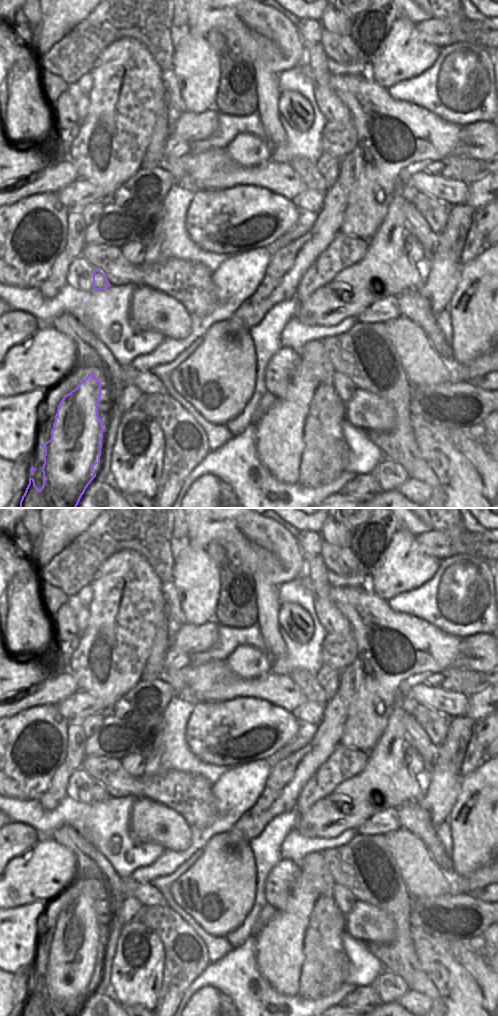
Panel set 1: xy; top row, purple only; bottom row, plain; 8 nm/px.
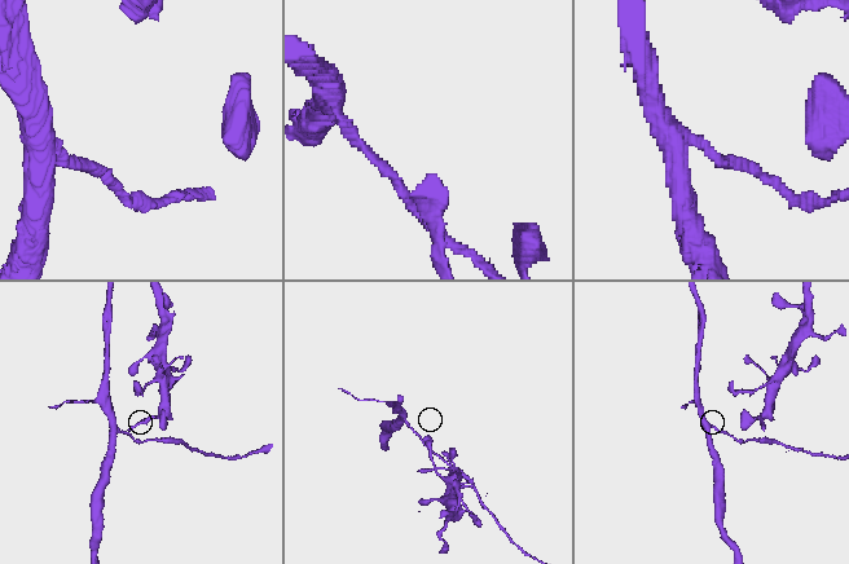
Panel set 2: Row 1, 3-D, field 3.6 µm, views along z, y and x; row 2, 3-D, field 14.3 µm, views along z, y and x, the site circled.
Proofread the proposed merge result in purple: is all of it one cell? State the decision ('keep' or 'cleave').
keep

